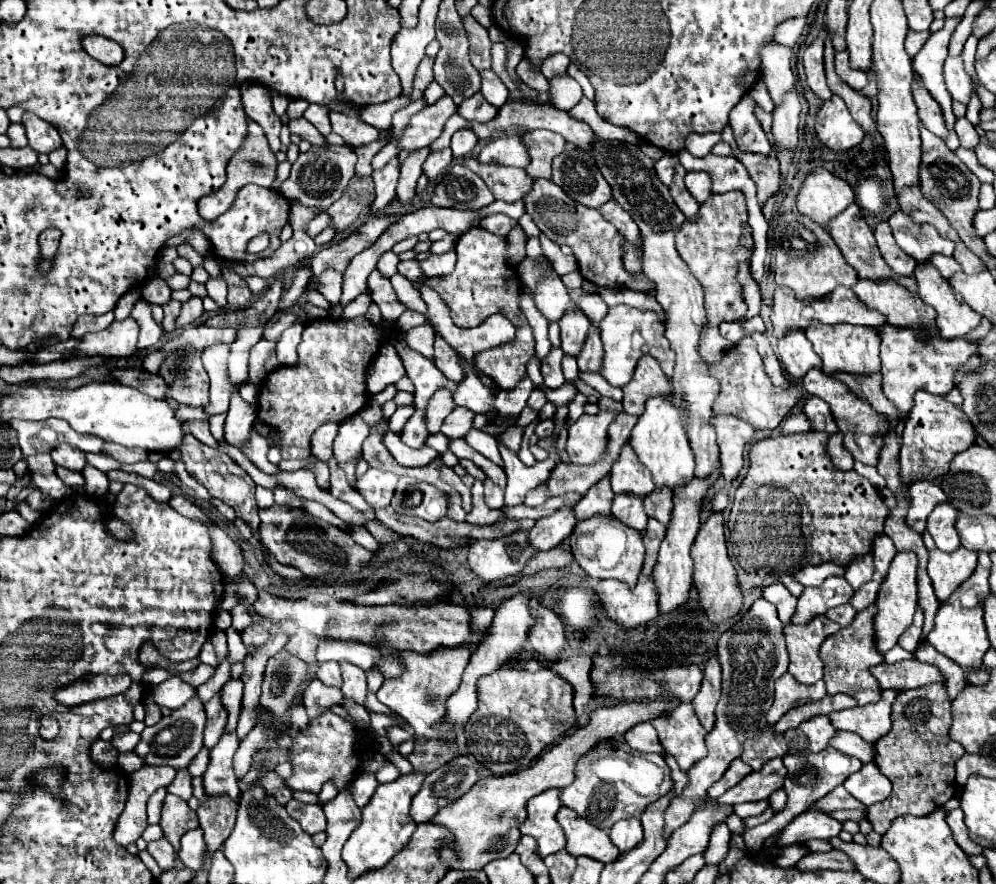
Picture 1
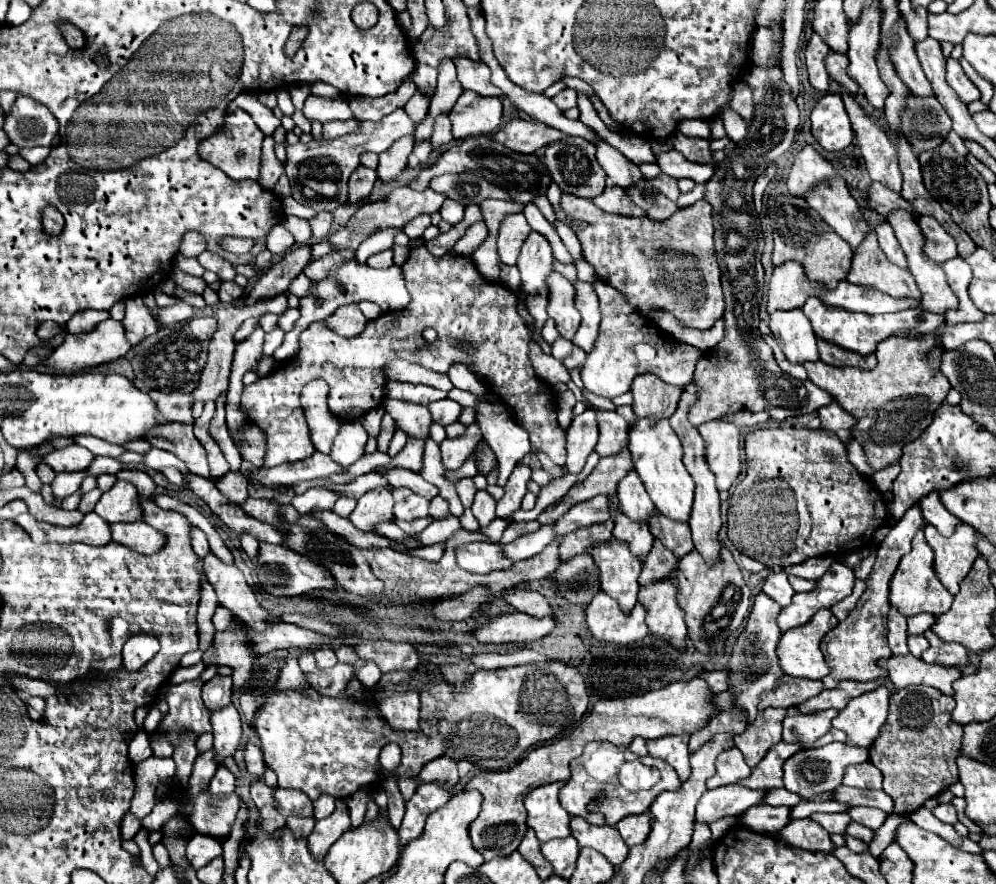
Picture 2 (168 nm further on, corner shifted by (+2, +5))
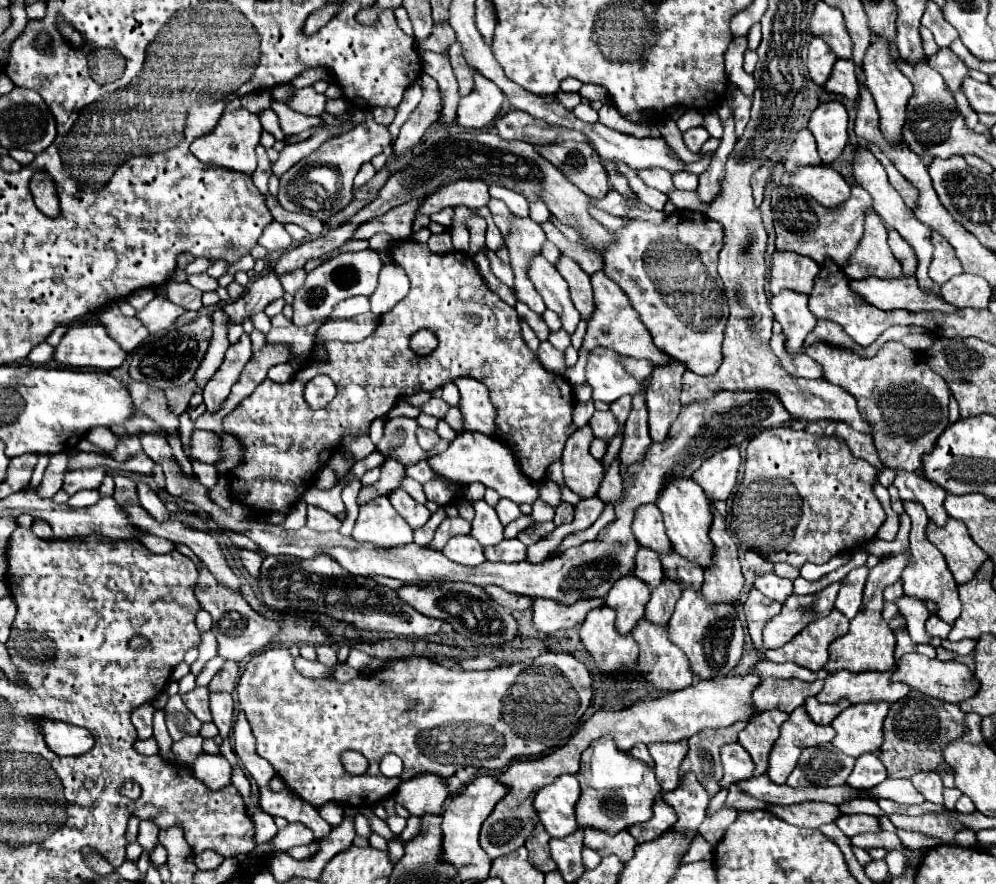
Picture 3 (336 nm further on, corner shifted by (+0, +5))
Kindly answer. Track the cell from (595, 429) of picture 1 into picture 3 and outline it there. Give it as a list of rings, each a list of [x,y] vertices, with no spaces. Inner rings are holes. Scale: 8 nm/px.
[[[589,425],[577,429],[569,437],[561,457],[565,485],[581,499],[595,497],[605,475],[605,467],[601,465],[601,461],[589,453],[589,445],[593,439],[595,437]]]

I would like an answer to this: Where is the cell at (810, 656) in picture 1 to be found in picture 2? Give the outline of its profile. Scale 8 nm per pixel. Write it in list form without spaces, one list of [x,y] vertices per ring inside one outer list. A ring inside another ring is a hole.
[[[821,609],[805,625],[785,631],[777,645],[781,669],[793,677],[823,679],[829,673],[829,667],[821,655],[819,643],[837,623],[839,621],[829,609]]]

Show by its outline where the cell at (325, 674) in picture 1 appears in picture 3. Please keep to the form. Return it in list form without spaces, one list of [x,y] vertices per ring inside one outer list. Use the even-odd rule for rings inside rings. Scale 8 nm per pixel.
[[[317,645],[317,661],[323,663],[323,665],[327,665],[327,667],[337,665],[335,647],[333,645]]]

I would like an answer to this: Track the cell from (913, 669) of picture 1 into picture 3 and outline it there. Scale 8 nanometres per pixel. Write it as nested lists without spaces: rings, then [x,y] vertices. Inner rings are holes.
[[[919,653],[903,655],[901,661],[897,663],[897,671],[893,673],[891,679],[899,681],[899,683],[907,683],[911,689],[917,689],[923,695],[941,699],[945,703],[961,703],[961,701],[973,697],[975,691],[979,691],[979,681],[975,679],[975,675],[969,671],[967,665],[963,665],[959,661],[929,659],[929,657],[919,655]]]

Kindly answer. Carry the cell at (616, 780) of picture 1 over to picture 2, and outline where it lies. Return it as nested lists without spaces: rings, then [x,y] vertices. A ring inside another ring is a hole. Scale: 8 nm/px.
[[[589,743],[585,751],[571,761],[571,779],[563,785],[559,801],[571,817],[583,817],[593,825],[615,825],[621,817],[647,813],[661,791],[677,791],[679,787],[677,771],[659,757],[639,757],[629,747],[611,743]]]

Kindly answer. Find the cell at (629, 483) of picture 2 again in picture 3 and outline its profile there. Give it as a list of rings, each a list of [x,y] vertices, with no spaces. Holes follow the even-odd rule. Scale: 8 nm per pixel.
[[[643,505],[637,509],[633,533],[643,547],[653,549],[657,555],[667,555],[673,549],[671,541],[665,535],[663,515],[659,513],[657,505]]]

